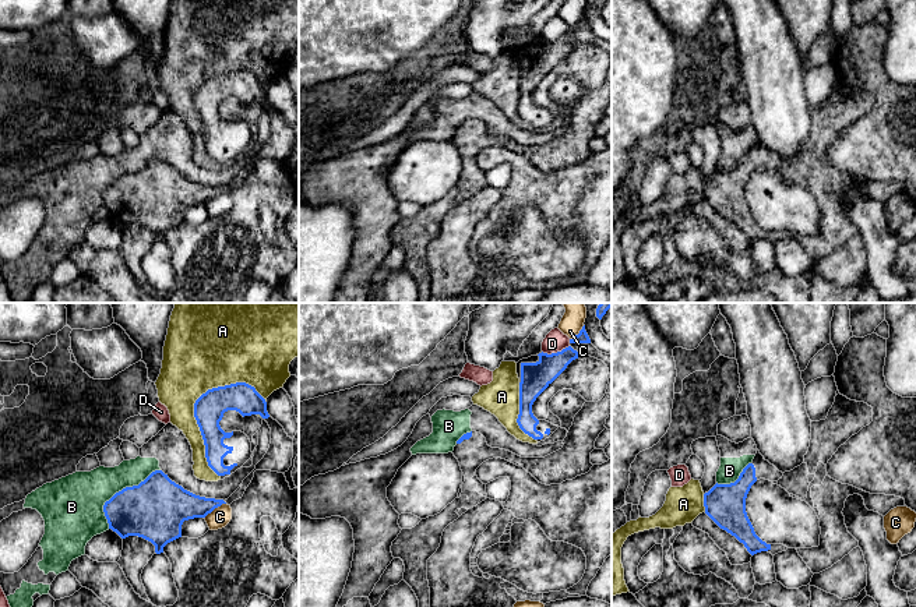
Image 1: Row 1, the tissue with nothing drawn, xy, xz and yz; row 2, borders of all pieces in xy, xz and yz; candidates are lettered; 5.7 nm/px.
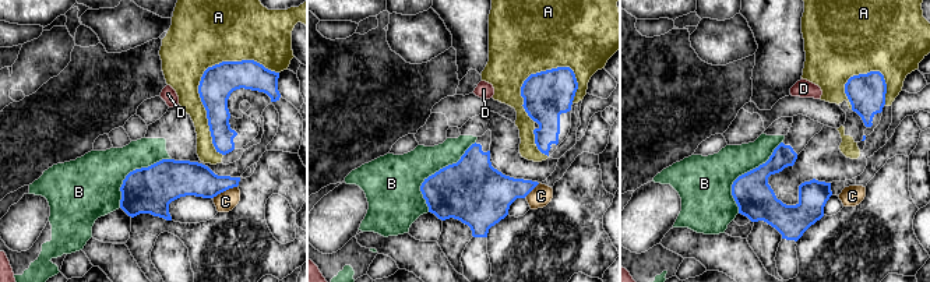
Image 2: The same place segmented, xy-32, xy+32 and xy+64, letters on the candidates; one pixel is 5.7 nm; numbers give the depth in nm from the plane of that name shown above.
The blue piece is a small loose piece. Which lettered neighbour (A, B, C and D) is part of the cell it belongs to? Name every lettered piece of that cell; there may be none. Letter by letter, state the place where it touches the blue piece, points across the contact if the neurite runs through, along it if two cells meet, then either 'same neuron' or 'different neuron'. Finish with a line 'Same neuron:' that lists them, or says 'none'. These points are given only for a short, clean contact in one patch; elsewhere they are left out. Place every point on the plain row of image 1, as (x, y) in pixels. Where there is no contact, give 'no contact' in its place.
A: contact xy (194, 102); different neuron
B: contact xy (119, 179); different neuron
C: contact xy (214, 196); different neuron
D: contact xz (555, 41); different neuron
Same neuron: none

